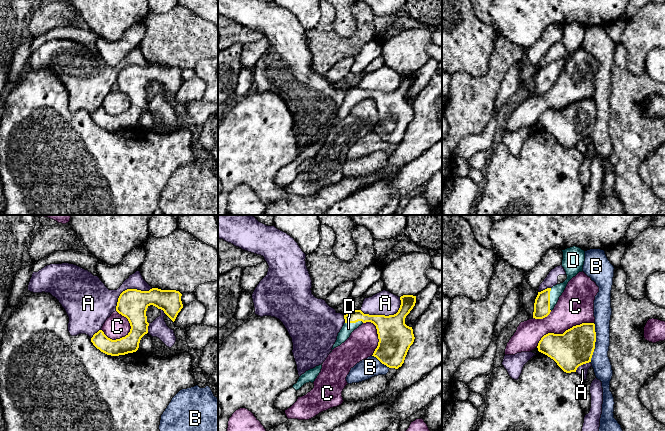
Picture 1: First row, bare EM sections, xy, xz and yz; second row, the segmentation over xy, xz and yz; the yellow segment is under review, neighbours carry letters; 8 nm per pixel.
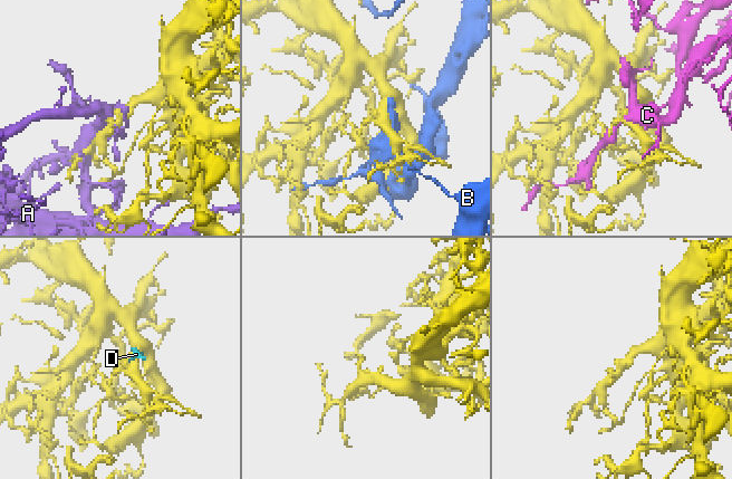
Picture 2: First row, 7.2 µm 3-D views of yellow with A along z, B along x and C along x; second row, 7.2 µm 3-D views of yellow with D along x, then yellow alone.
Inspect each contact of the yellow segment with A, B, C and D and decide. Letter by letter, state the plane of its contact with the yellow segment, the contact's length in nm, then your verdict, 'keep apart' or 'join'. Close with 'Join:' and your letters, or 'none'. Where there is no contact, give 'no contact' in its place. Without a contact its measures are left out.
A: xz | 340 nm | keep apart
B: yz | 320 nm | keep apart
C: yz | 500 nm | keep apart
D: yz | 180 nm | join
Join: D

